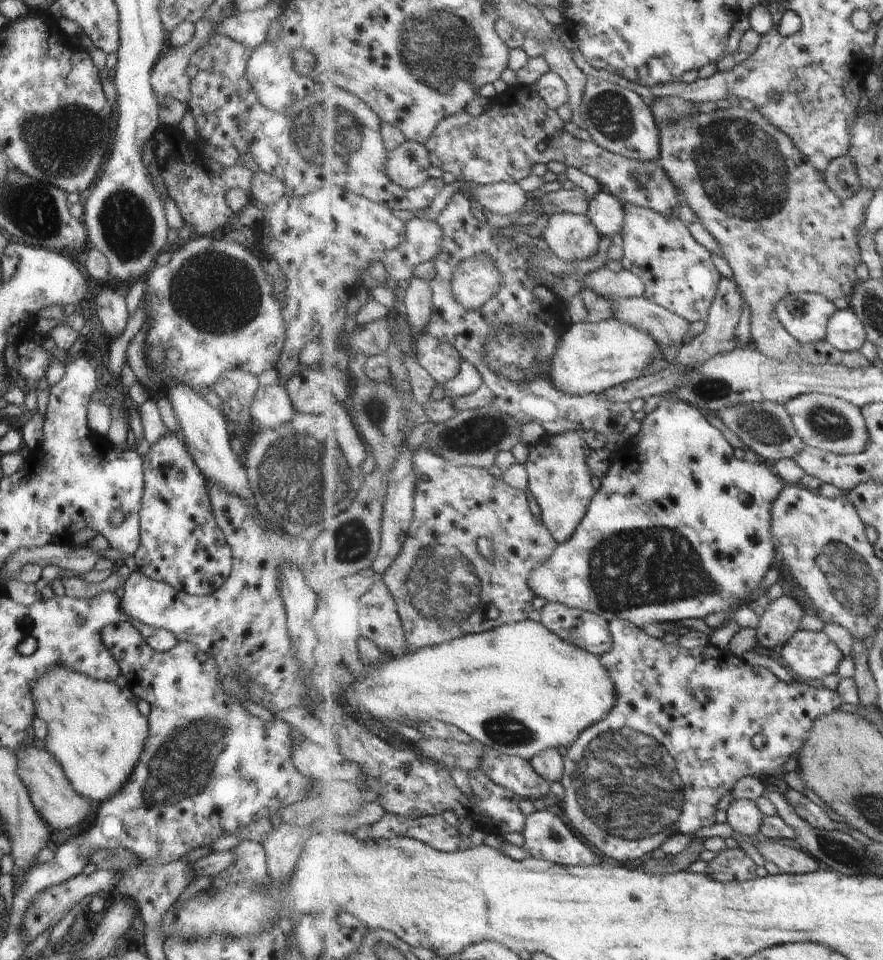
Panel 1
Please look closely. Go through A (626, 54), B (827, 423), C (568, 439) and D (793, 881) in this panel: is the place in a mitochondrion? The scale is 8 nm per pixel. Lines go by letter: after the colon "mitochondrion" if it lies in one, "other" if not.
A: other
B: mitochondrion
C: other
D: other

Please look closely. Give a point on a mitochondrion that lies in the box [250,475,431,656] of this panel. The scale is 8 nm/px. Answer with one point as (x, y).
(351, 541)

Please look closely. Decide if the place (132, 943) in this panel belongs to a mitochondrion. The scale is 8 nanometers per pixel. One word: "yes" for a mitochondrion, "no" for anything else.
no

